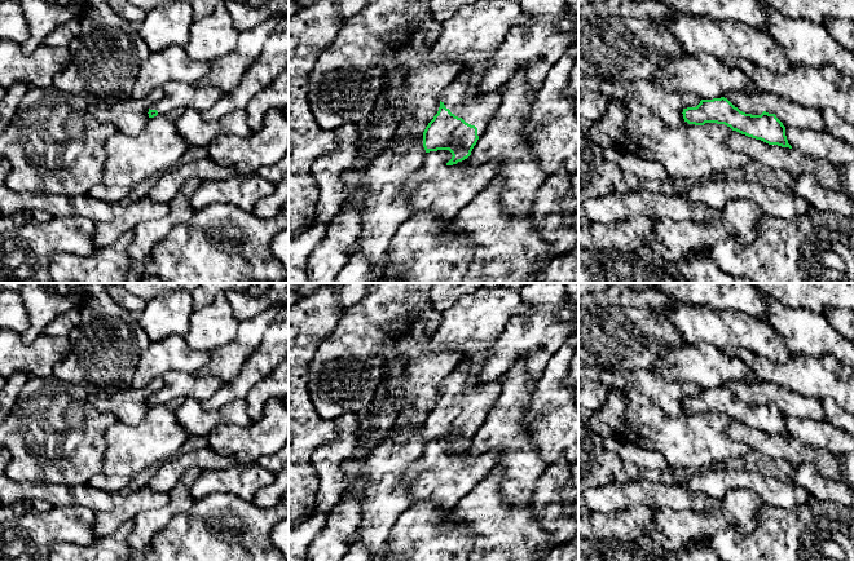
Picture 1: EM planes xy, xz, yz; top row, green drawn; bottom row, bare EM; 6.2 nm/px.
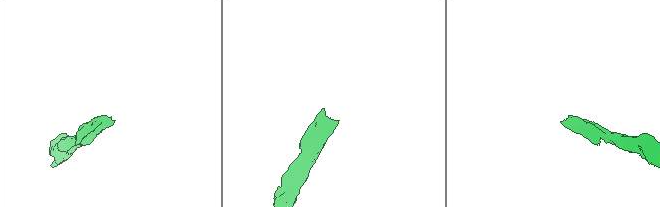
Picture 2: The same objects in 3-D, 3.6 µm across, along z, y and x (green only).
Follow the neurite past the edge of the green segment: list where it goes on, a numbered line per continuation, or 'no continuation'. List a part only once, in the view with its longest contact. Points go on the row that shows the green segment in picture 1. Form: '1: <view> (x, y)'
1: xz (476, 110)

